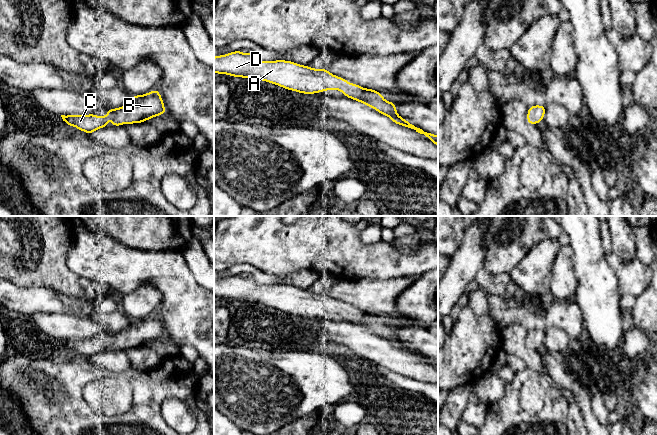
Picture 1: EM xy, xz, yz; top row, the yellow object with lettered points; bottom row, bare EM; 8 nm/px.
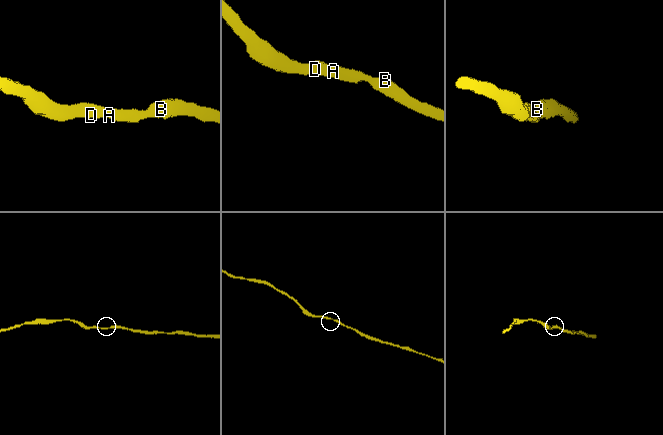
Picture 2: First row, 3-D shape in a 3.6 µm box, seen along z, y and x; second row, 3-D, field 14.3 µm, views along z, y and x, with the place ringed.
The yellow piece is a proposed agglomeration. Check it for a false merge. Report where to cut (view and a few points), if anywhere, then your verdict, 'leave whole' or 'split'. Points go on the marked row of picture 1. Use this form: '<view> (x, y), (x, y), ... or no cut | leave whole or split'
no cut | leave whole

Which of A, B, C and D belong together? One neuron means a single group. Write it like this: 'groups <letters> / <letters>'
groups A B C D

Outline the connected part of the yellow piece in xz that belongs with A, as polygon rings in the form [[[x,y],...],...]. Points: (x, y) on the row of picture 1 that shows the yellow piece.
[[[239,50],[215,56],[214,73],[262,80],[303,94],[335,89],[343,92],[344,96],[386,115],[395,124],[424,134],[438,146],[438,135],[424,132],[400,117],[396,111],[396,104],[385,100],[381,92],[349,83],[346,79],[331,74],[327,69],[315,69],[286,60],[259,61],[253,52],[245,54]]]

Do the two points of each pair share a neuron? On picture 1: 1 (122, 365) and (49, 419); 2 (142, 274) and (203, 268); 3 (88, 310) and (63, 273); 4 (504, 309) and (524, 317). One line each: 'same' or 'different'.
1: different
2: different
3: different
4: same

